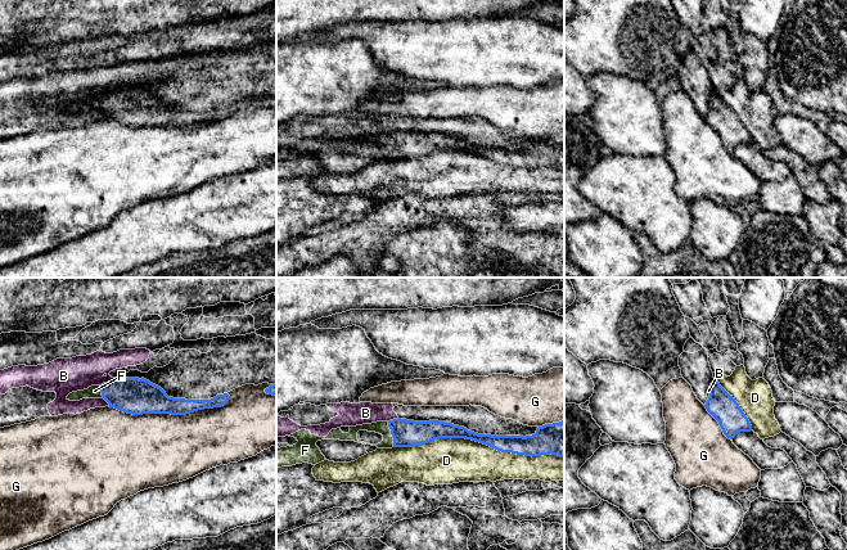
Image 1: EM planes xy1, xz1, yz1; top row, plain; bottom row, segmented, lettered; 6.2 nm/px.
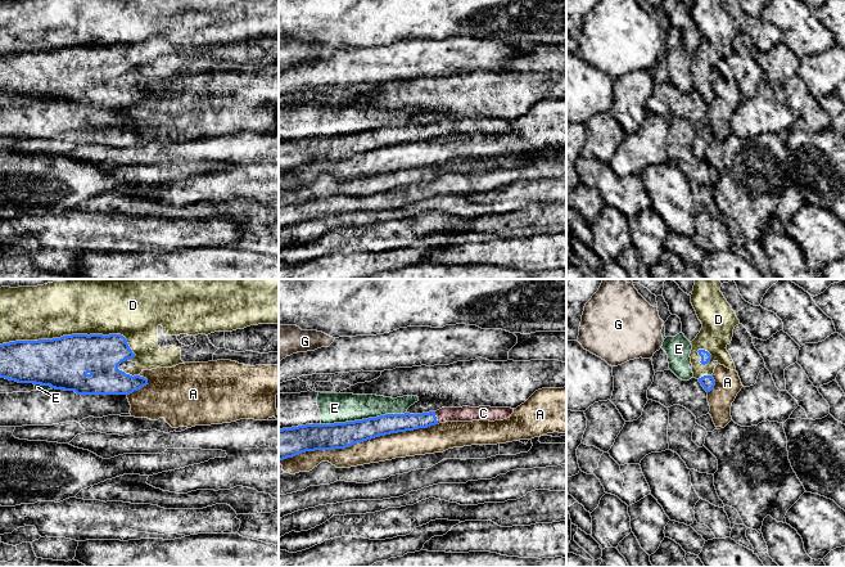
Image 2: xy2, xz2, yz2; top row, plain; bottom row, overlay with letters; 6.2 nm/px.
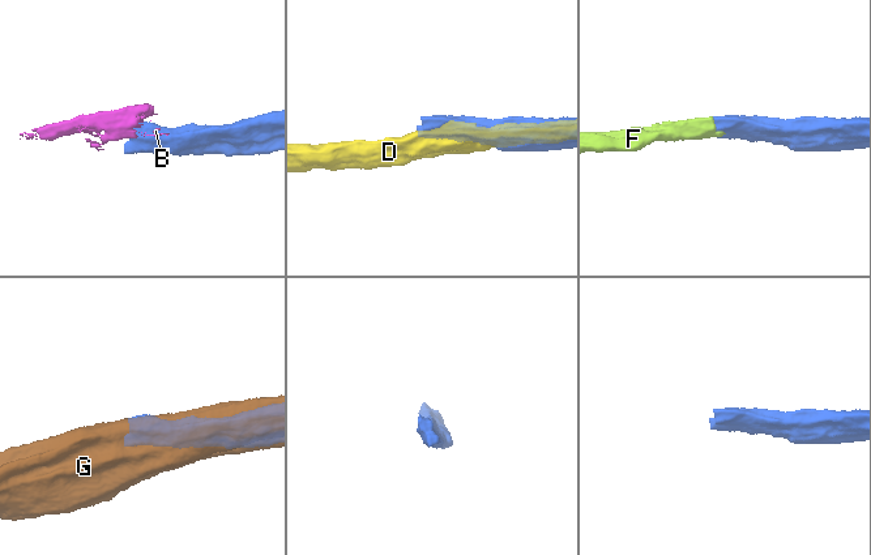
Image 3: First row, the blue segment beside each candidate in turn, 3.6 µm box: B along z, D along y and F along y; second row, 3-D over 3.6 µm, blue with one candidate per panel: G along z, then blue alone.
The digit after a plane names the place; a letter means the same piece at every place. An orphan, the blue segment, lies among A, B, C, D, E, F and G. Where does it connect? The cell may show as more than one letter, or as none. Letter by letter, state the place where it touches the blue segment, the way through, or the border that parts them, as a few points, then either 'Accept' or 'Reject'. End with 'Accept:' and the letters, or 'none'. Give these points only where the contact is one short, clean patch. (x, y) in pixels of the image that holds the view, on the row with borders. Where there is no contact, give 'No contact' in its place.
A: Touches blue at xz2 (380, 435). Reject
B: Touches blue at xy1 (108, 382). Boundary: xy1 (117, 378), (100, 386). Reject
C: Touches blue at xz2 (435, 418). Accept
D: Touches blue at xz1 (478, 441). Reject
E: Touches blue at xz2 (362, 419). Reject
F: Touches blue at xz1 (391, 433). Path across: xz1 (406, 433), (391, 433), (386, 428), (379, 427). Accept
G: Touches blue at xy1 (170, 413). Reject
Accept: C, F

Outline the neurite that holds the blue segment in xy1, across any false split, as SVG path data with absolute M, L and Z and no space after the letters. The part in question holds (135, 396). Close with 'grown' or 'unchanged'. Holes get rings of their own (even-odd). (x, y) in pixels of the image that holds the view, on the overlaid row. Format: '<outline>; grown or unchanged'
M122 377L102 386L91 386L87 389L72 392L67 396L67 400L80 401L102 397L109 404L109 407L132 415L186 415L198 410L221 407L230 400L227 393L217 395L211 400L174 398L168 397L161 387L144 378Z; grown

